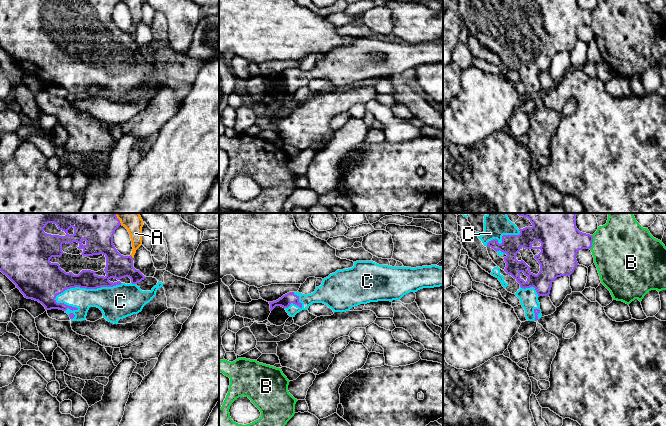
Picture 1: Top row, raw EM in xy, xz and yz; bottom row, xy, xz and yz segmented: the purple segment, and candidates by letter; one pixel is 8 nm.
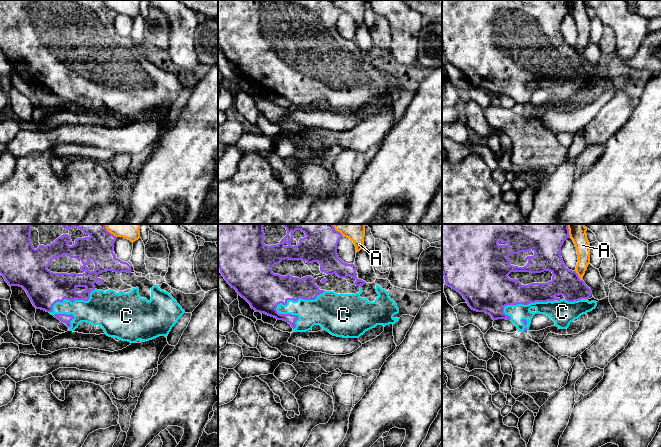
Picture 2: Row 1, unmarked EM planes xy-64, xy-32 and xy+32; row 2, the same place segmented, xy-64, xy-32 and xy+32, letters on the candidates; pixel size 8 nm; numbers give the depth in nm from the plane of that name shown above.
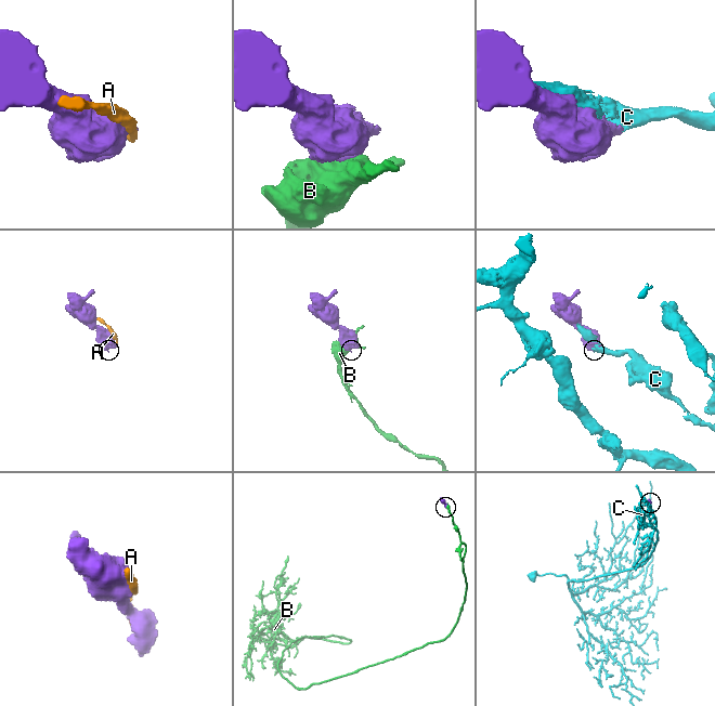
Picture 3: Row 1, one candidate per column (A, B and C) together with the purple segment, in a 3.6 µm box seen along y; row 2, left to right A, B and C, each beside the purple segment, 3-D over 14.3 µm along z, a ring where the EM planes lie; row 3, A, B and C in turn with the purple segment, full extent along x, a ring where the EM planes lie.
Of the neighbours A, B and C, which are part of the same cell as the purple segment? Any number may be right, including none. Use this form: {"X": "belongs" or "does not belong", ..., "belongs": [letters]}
{"A": "does not belong", "B": "does not belong", "C": "belongs", "belongs": ["C"]}

